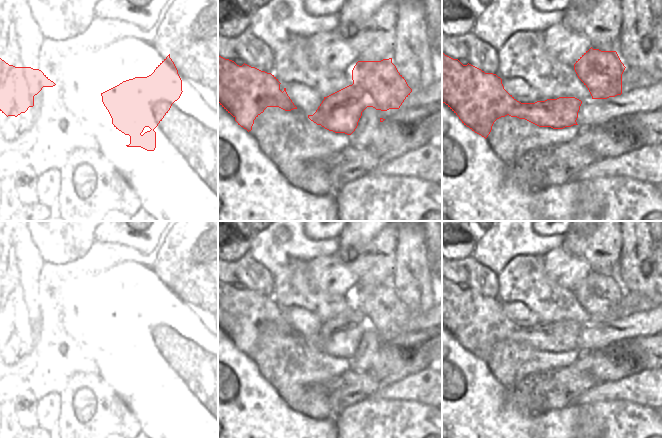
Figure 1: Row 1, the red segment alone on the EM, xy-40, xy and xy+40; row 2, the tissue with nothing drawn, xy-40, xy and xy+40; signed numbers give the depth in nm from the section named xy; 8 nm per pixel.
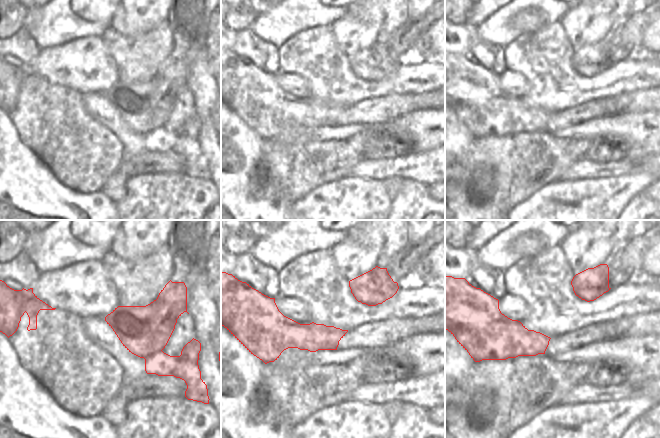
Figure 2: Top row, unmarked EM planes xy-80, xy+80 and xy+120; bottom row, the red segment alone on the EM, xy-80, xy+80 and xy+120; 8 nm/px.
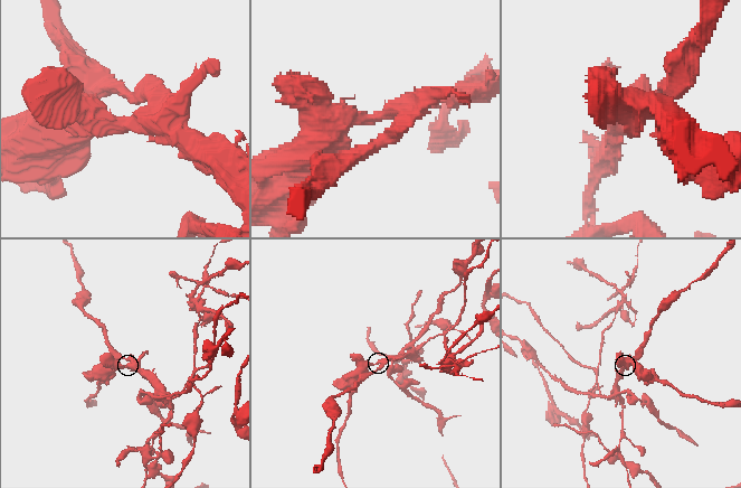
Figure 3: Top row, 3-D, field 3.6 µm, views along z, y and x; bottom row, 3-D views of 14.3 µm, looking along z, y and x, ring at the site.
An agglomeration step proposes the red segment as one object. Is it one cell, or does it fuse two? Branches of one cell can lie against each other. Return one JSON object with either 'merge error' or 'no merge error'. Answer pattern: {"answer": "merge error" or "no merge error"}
{"answer": "merge error"}

